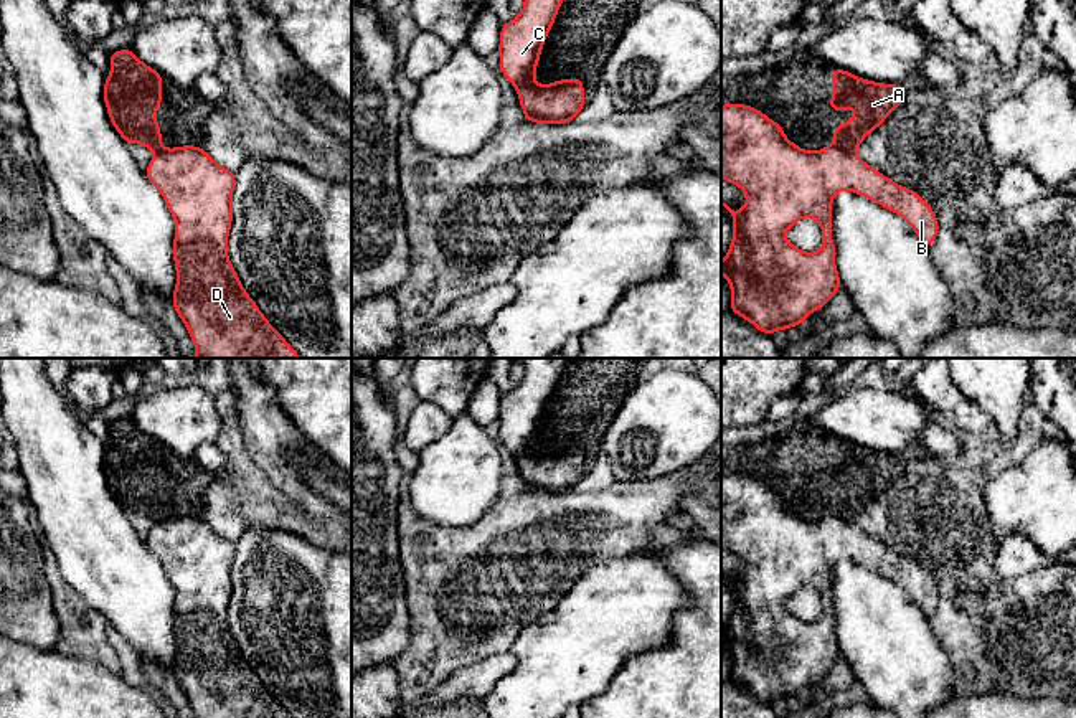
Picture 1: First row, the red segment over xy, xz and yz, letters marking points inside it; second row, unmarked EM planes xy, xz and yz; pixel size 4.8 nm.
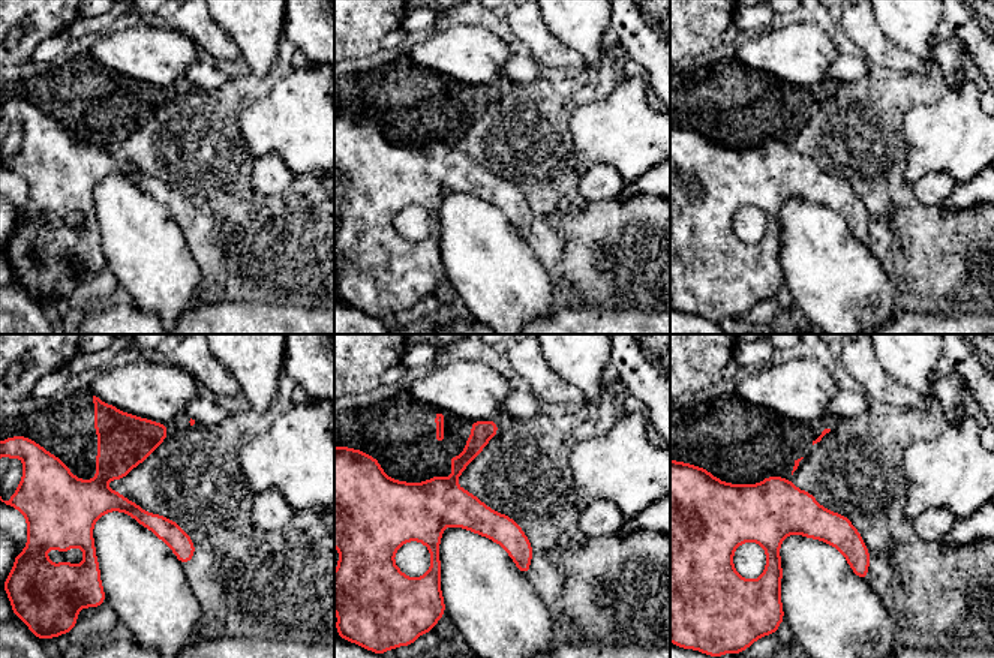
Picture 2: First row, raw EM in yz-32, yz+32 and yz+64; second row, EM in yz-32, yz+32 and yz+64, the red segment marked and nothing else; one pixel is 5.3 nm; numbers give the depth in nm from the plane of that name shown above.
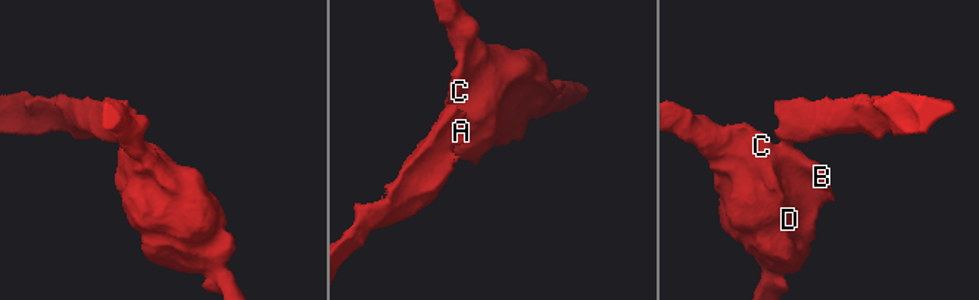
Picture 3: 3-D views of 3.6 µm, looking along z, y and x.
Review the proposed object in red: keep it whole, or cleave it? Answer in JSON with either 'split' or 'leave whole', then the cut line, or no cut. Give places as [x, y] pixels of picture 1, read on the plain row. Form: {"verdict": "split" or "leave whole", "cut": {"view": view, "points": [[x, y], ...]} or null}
{"verdict": "split", "cut": {"view": "yz", "points": [[832, 514], [852, 524]]}}

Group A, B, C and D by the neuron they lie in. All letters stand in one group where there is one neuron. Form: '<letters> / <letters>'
A / B C D

